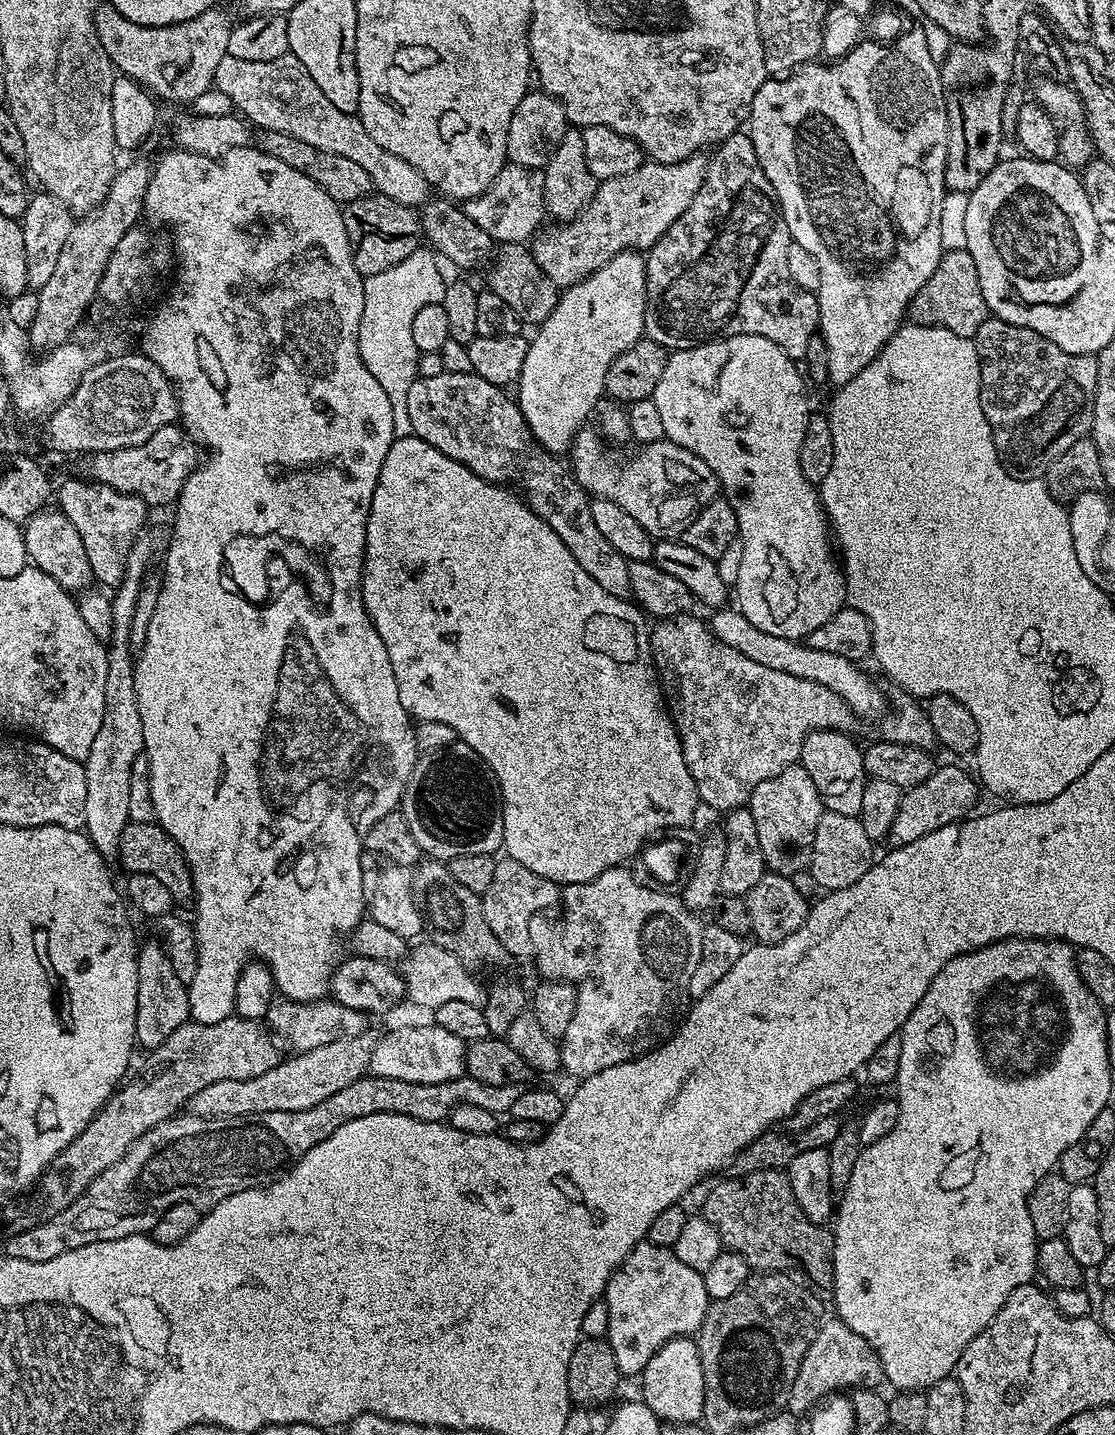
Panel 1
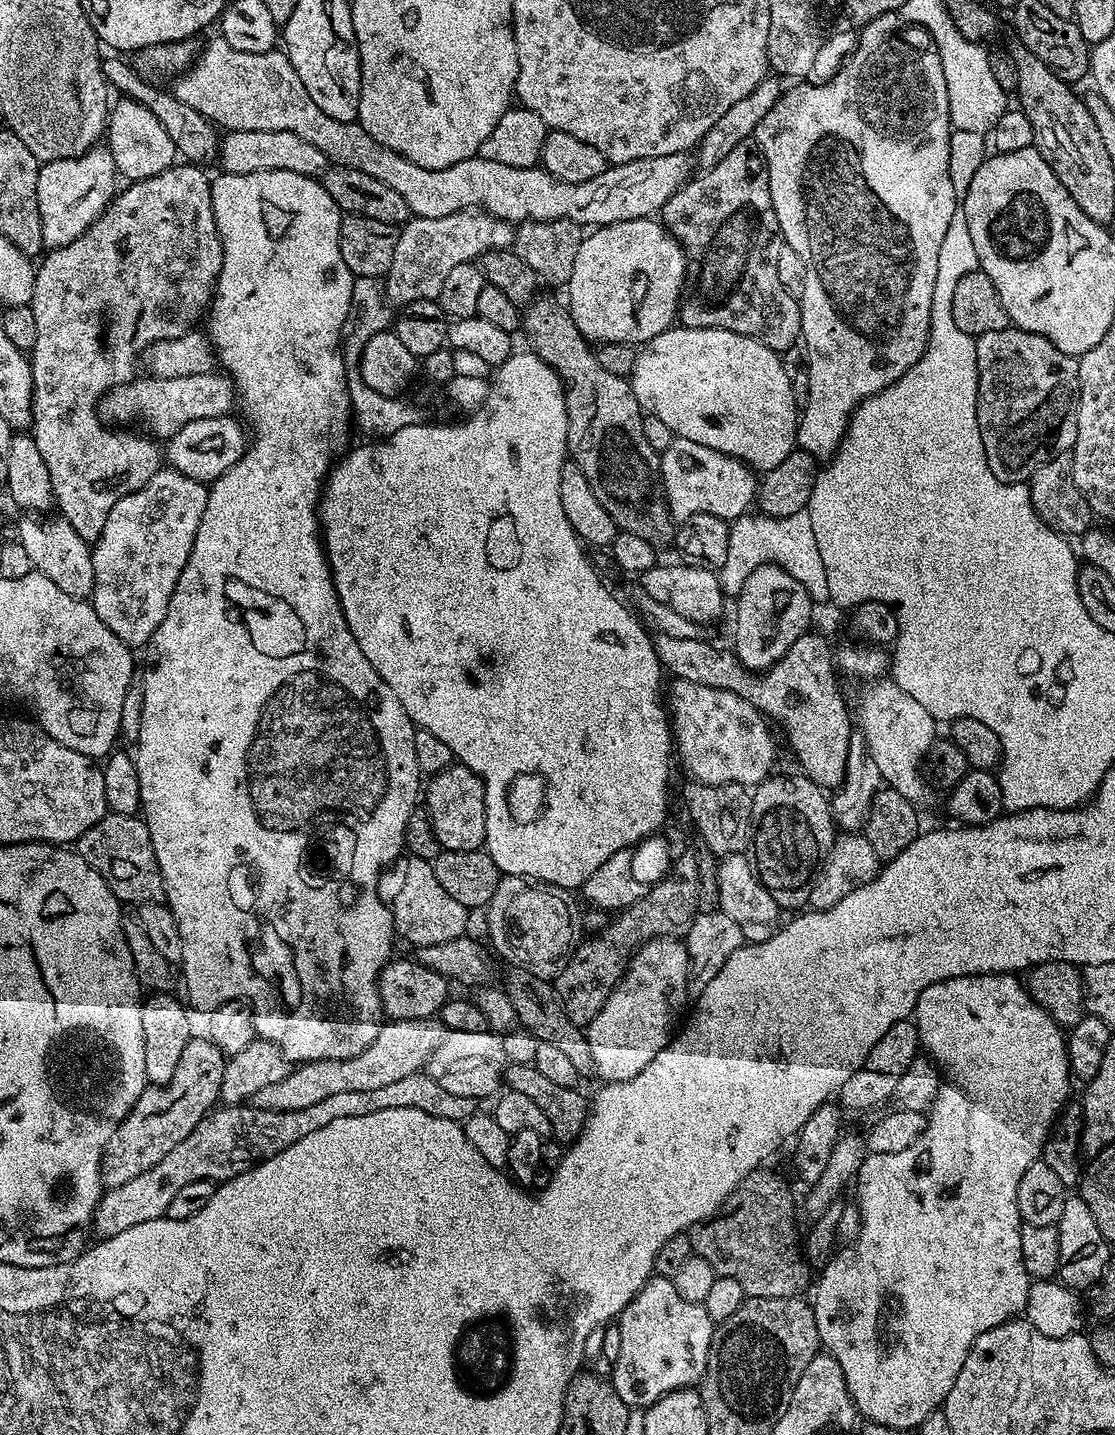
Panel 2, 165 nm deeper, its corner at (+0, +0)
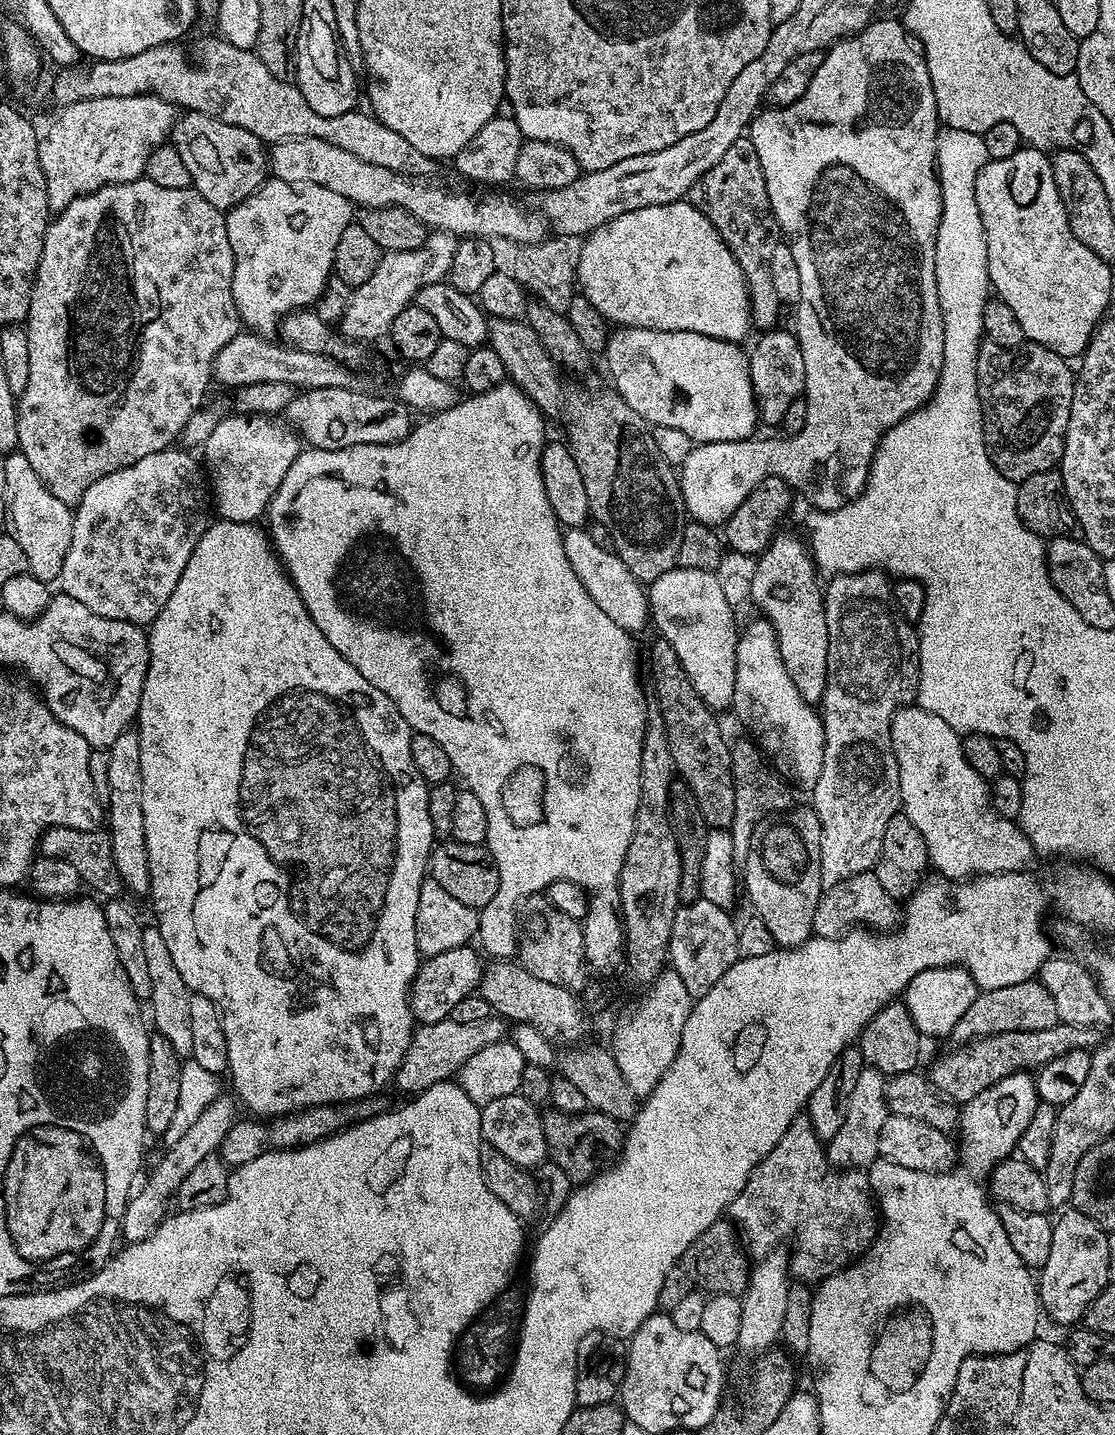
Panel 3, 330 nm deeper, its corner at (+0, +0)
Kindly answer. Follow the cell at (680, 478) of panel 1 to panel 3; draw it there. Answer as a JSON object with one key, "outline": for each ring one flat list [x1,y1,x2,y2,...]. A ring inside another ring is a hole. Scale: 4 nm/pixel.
{"outline":[[873,19,871,23,865,25,863,29,855,35,850,35,845,39,837,40,832,47,824,52,824,61,822,66,818,66,818,74,814,74,814,78,810,82,810,86,806,90,806,94,802,94,802,98,798,98,798,102,794,102,785,108,775,106,769,107,767,110,761,111,759,115,753,119,750,125,750,138,754,142,754,150,758,150,758,162,762,162,762,174,766,178,766,190,770,198,770,206,772,213,776,215,776,227,779,235,790,246,790,250,794,254,794,262,798,265,798,279,802,282,802,298,800,303,795,305,796,325,794,331,796,340,802,346,802,362,806,366,806,382,804,383,804,394,802,399,806,402,806,426,802,426,802,430,798,430,798,434,793,436,785,435,784,440,776,440,773,444,763,444,757,438,749,438,747,440,735,440,734,442,710,442,709,444,696,444,690,450,690,454,686,457,686,462,678,465,678,479,680,481,680,497,684,499,684,511,695,523,707,524,709,526,723,526,730,518,730,514,734,514,734,510,738,510,738,506,742,506,742,502,751,492,756,489,759,484,766,478,773,476,774,478,782,478,788,483,793,493,805,496,812,503,813,509,829,512,830,510,838,510,842,506,850,503,860,491,863,490,864,484,868,481,868,467,872,464,872,455,876,452,876,446,881,438,883,438,892,427,894,427,902,418,909,416,914,410,918,410,931,398,936,389,936,383,940,377,942,370,942,348,944,347,944,315,938,306,938,286,936,285,936,275,934,274,934,246,936,245,936,235,938,234,938,222,940,221,940,184,938,181,938,169,936,166,936,133,938,131,938,117,936,115,936,103,934,102,934,86,930,82,930,74,928,73,928,63,925,62,921,49,918,47,915,39,909,32,904,29,903,23,897,20]]}

